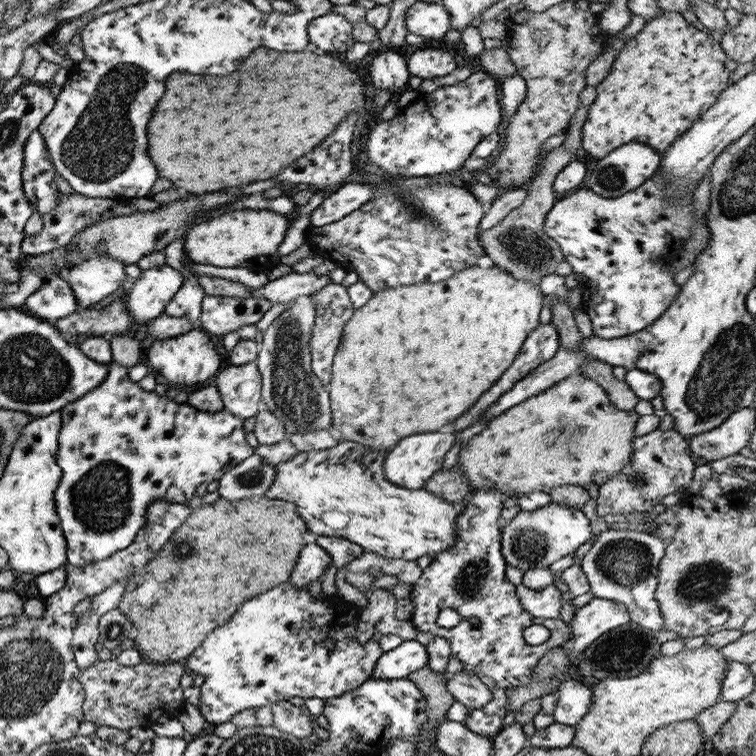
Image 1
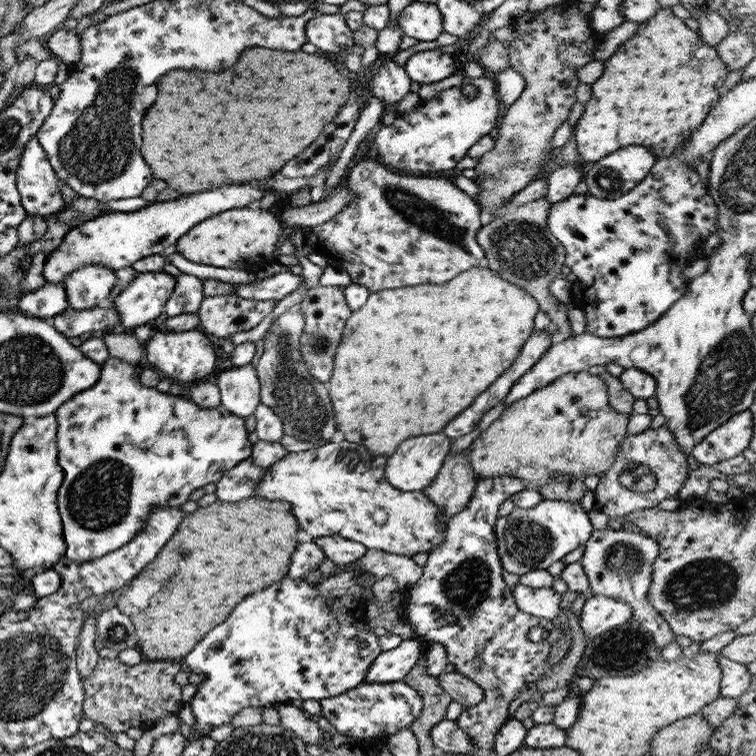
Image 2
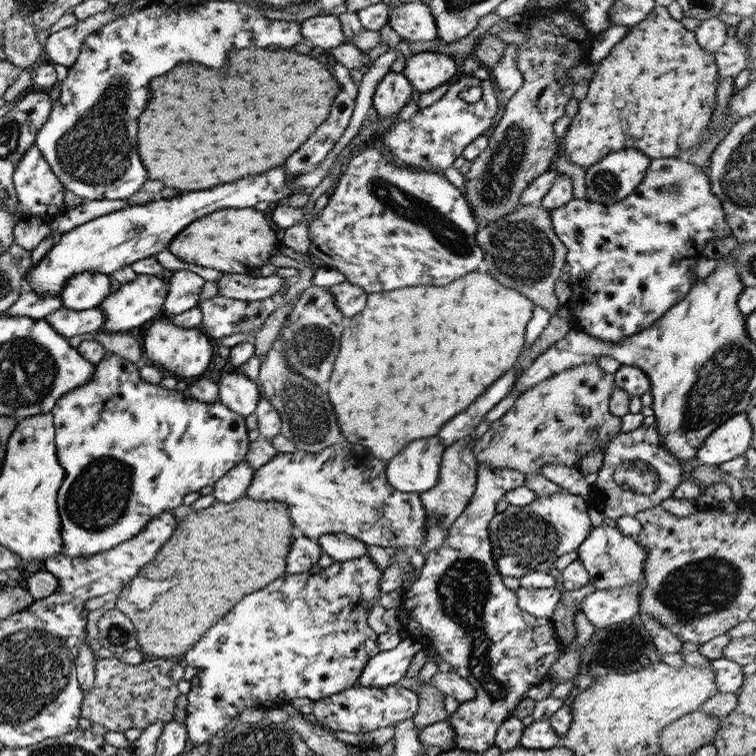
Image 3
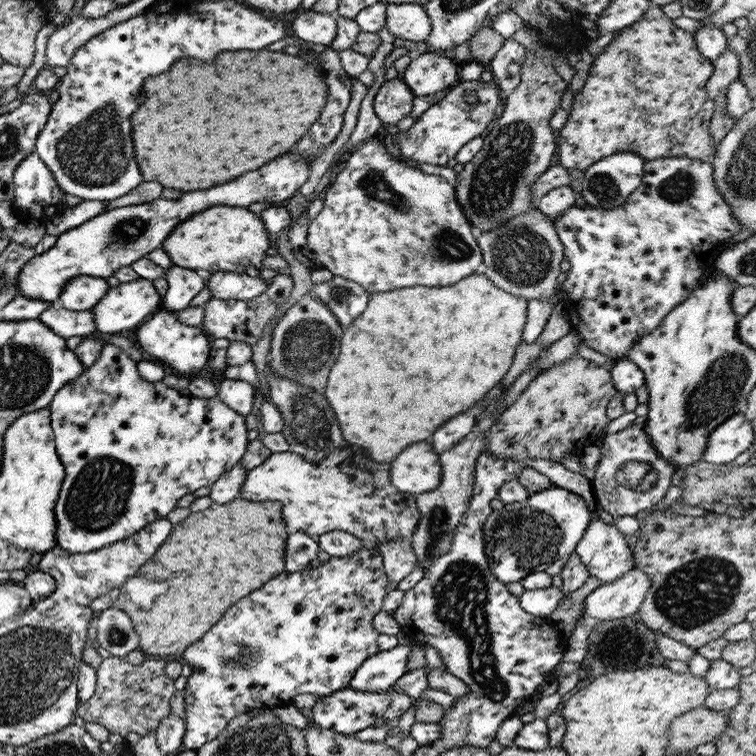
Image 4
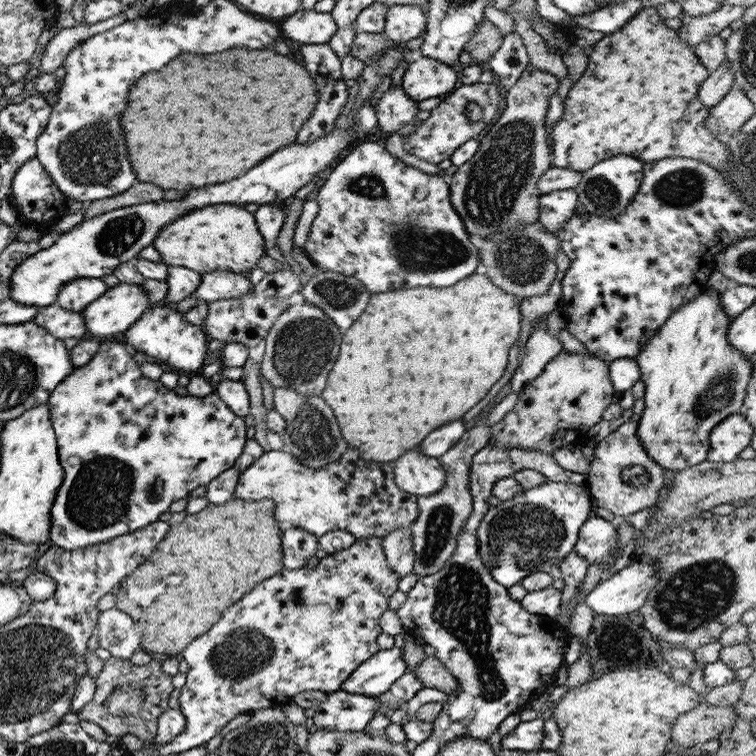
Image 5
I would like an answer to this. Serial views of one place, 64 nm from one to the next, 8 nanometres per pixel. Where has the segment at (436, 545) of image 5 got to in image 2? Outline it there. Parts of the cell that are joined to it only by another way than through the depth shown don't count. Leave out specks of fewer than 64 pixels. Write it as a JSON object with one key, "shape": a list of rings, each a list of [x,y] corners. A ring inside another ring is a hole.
{"shape":[[[450,451],[432,485],[422,492],[438,507],[438,511],[442,511],[442,521],[448,523],[456,514],[467,510],[477,482],[465,451],[458,454]]]}

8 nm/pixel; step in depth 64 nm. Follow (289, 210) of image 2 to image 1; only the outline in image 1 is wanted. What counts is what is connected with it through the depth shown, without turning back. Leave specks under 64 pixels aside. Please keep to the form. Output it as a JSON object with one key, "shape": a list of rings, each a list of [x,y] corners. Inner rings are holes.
{"shape":[[[346,182],[326,193],[325,199],[309,214],[312,228],[321,227],[346,216],[368,202],[375,188],[358,182]]]}

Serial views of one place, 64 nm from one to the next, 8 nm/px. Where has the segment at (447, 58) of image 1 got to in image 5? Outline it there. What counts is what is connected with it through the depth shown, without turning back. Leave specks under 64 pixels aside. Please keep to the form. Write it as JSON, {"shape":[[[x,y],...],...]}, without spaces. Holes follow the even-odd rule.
{"shape":[[[416,56],[405,69],[401,87],[416,103],[452,93],[458,82],[458,69],[427,56]]]}

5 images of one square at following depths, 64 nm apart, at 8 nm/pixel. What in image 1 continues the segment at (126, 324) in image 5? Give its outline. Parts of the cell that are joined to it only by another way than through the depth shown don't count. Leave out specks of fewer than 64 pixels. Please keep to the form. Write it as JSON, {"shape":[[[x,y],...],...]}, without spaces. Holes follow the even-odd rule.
{"shape":[[[166,263],[142,271],[125,296],[125,307],[135,322],[147,323],[163,313],[166,304],[183,285],[184,275]]]}

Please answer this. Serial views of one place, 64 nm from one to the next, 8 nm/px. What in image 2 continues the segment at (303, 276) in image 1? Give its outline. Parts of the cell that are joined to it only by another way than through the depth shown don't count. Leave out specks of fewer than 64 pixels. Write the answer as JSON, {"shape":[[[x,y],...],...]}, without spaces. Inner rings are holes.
{"shape":[[[281,272],[268,278],[260,278],[251,284],[232,283],[235,288],[235,296],[248,300],[276,301],[279,302],[290,292],[296,290],[302,283],[300,275]]]}

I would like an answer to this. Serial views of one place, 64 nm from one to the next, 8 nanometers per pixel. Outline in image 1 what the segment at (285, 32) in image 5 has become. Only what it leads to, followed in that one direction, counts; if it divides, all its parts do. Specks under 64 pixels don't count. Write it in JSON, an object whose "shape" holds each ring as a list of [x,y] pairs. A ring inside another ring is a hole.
{"shape":[[[330,12],[312,20],[307,29],[309,42],[315,44],[319,52],[344,55],[355,43],[353,26],[344,17]]]}

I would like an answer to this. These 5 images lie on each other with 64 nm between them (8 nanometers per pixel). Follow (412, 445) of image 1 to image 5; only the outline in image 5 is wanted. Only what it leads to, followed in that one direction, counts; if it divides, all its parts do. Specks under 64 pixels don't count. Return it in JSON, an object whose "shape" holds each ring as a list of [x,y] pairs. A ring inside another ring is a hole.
{"shape":[[[418,446],[394,462],[393,472],[396,486],[416,497],[440,492],[446,485],[441,461],[420,453]]]}

